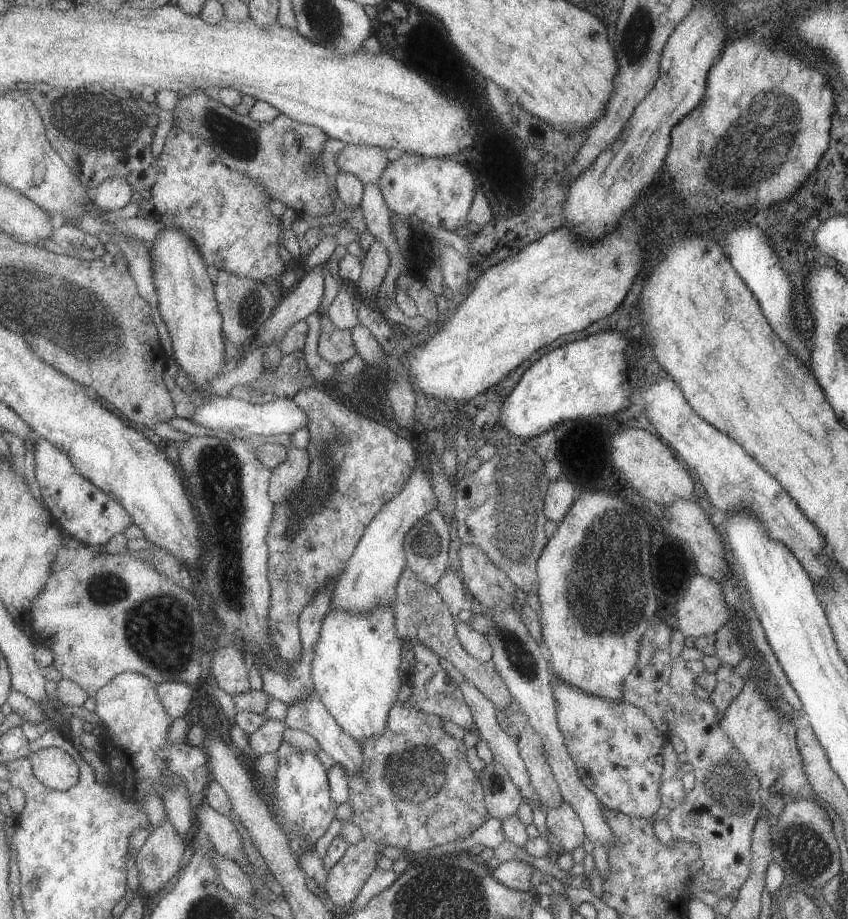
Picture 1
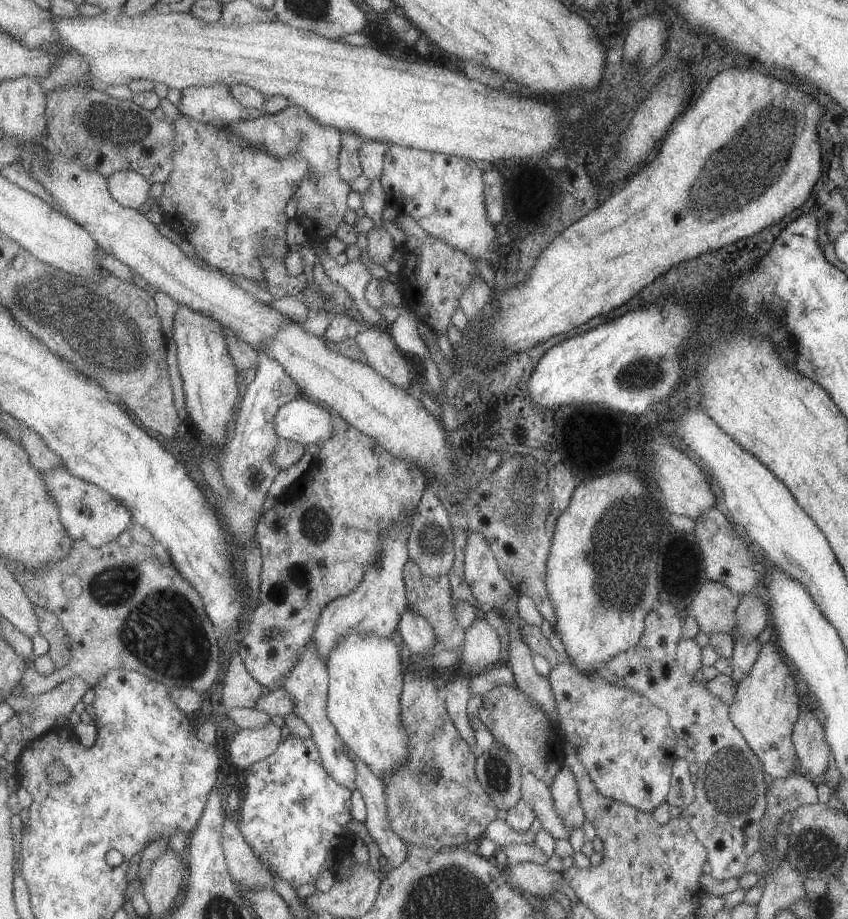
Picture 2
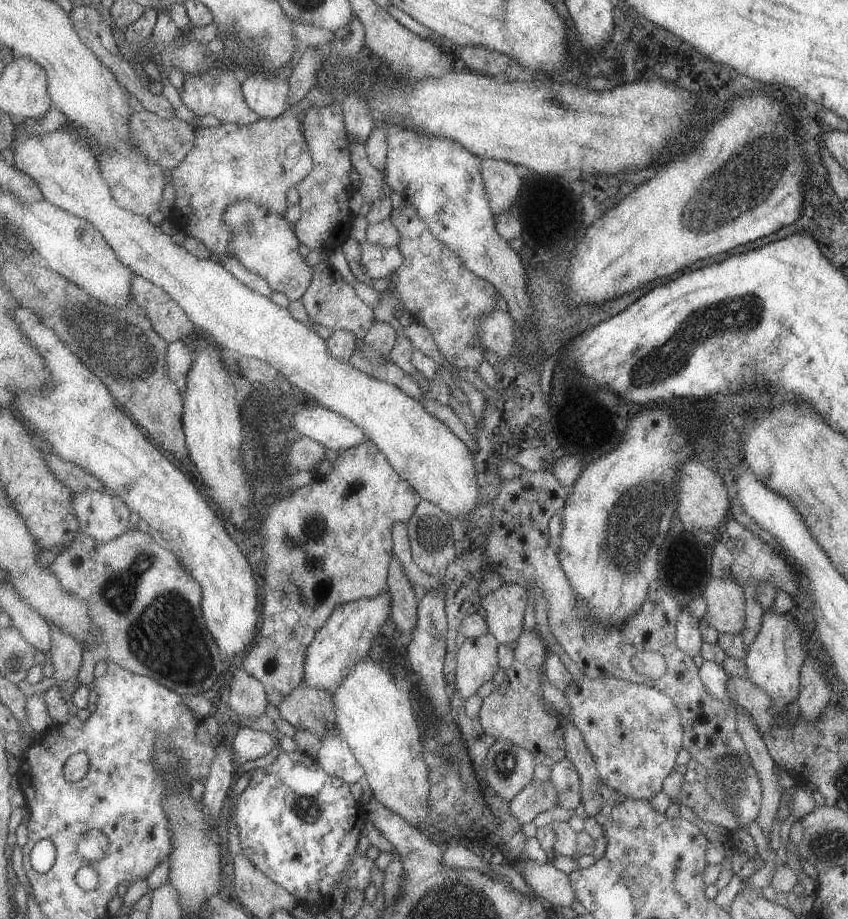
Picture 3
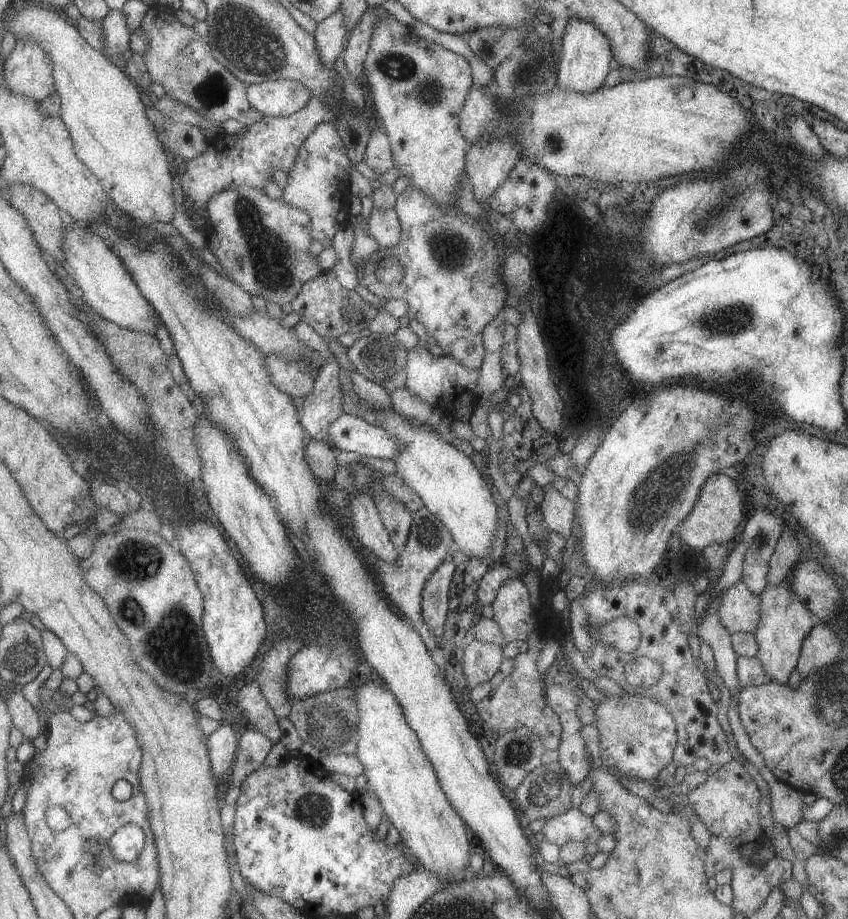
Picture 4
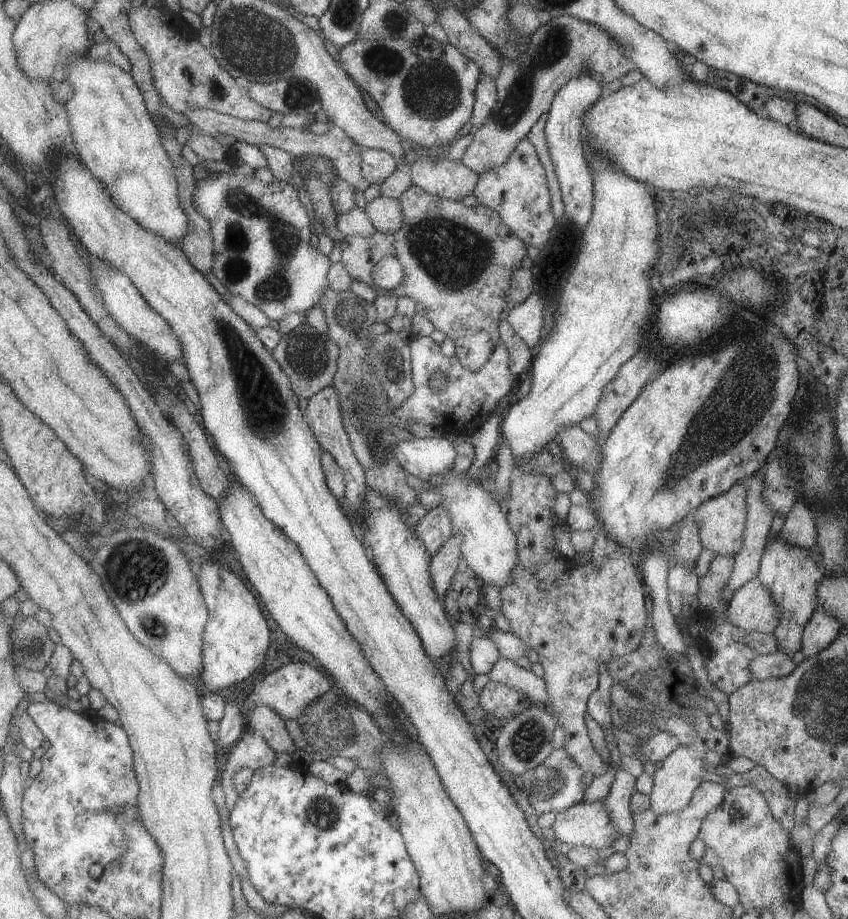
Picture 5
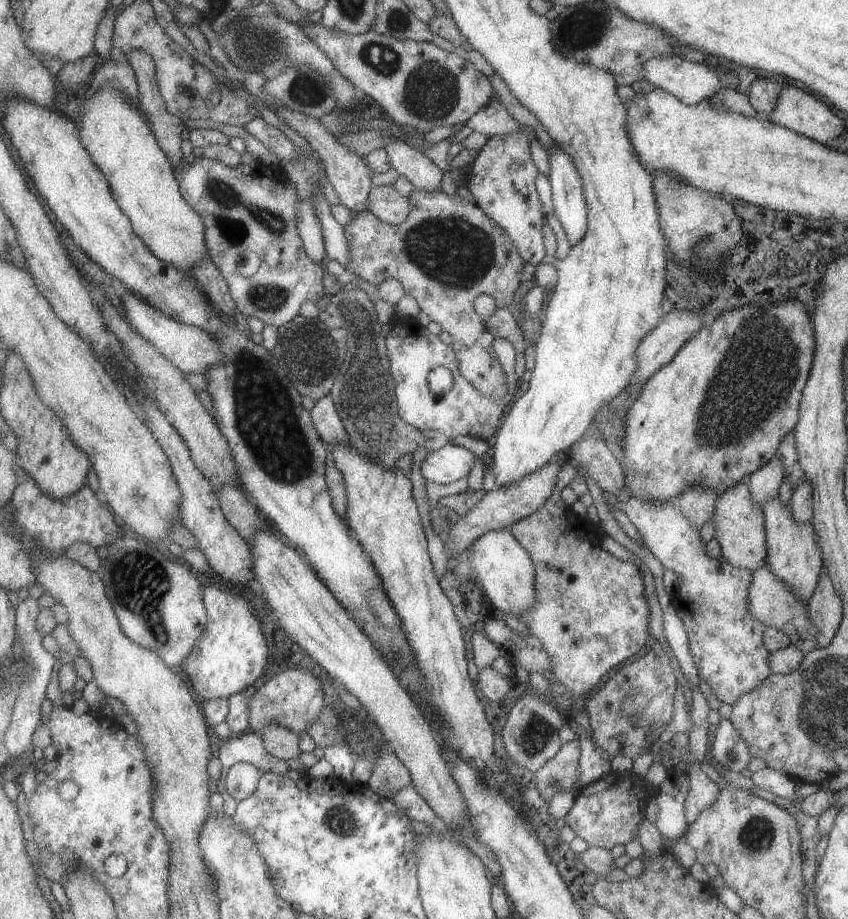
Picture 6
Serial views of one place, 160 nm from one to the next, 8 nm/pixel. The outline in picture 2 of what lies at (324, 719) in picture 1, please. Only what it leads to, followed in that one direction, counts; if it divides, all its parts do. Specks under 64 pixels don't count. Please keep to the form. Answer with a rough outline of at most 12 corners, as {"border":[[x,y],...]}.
{"border":[[345,746],[366,808],[370,838],[392,868],[405,860],[406,844],[386,813],[385,786]]}

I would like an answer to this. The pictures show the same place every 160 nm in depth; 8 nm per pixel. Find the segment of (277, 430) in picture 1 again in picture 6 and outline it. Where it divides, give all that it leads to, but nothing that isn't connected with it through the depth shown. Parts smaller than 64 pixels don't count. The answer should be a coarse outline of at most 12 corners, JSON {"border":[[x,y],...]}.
{"border":[[449,443],[429,450],[419,466],[426,482],[442,485],[469,475],[473,456]]}

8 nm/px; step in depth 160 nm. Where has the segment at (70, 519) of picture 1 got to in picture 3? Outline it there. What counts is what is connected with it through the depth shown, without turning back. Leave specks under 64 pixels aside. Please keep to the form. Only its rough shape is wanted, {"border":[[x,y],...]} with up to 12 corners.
{"border":[[108,490],[75,493],[80,530],[99,542],[129,531],[129,510]]}

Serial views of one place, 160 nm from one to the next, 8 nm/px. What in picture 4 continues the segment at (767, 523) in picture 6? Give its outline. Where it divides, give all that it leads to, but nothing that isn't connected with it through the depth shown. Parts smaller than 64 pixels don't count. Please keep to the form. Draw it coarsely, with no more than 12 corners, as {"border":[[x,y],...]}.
{"border":[[783,581],[766,584],[753,633],[769,681],[786,685],[816,620]]}

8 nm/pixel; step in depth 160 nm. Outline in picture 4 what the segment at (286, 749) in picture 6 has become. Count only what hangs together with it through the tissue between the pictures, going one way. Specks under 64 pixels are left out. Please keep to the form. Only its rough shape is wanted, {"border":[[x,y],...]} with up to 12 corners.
{"border":[[256,681],[237,694],[240,712],[271,742],[279,742],[278,718]]}

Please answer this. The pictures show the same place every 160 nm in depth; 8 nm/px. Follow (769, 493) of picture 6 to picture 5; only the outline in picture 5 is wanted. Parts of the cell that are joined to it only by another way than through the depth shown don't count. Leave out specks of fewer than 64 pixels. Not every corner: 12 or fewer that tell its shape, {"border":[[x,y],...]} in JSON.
{"border":[[764,477],[746,483],[743,546],[721,590],[723,602],[757,576],[772,523]]}

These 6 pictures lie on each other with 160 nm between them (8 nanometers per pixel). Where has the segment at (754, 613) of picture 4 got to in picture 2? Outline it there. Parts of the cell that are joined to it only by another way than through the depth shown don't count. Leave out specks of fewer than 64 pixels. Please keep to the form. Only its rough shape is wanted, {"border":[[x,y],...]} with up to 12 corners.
{"border":[[707,579],[685,613],[698,630],[731,635],[740,596]]}

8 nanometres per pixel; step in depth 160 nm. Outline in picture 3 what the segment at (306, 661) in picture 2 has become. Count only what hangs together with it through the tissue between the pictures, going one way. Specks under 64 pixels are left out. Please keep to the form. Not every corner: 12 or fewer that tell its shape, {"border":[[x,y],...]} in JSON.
{"border":[[330,728],[315,756],[329,776],[362,782],[353,751]]}

